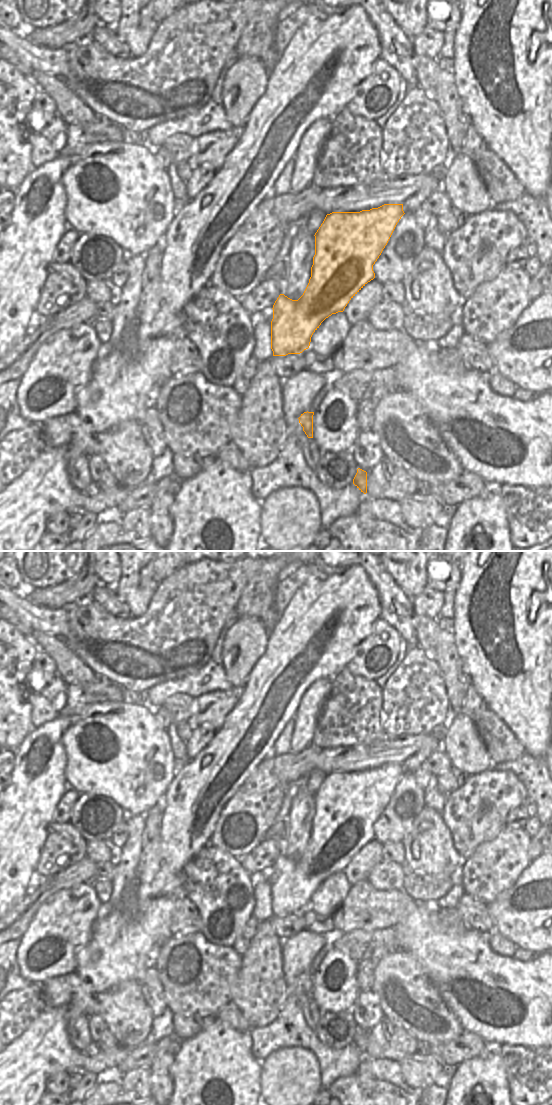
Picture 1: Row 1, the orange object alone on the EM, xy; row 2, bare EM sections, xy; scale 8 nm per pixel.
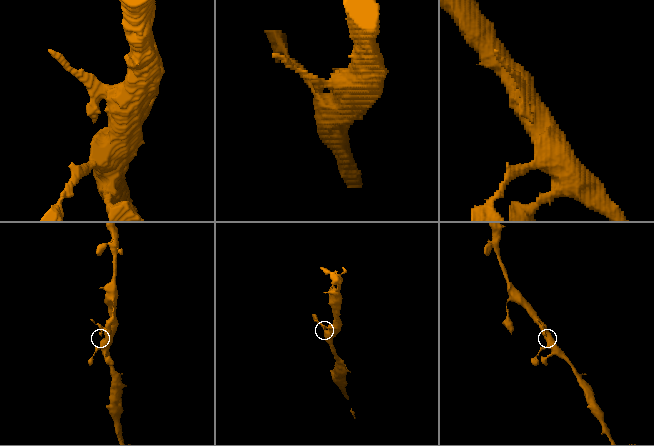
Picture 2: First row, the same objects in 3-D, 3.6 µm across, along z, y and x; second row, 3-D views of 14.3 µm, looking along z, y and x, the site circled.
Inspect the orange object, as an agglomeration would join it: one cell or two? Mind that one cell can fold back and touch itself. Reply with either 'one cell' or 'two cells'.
one cell

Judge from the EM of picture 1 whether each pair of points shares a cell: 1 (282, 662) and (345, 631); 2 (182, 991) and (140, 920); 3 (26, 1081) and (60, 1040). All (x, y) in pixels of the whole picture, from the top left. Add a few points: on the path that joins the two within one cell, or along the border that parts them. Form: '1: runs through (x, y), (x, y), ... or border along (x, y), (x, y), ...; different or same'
1: runs through (307, 637), (337, 604), (346, 604), (350, 611); same
2: border along (172, 935), (157, 952); different
3: runs through (35, 1071), (35, 1065), (50, 1050); same

